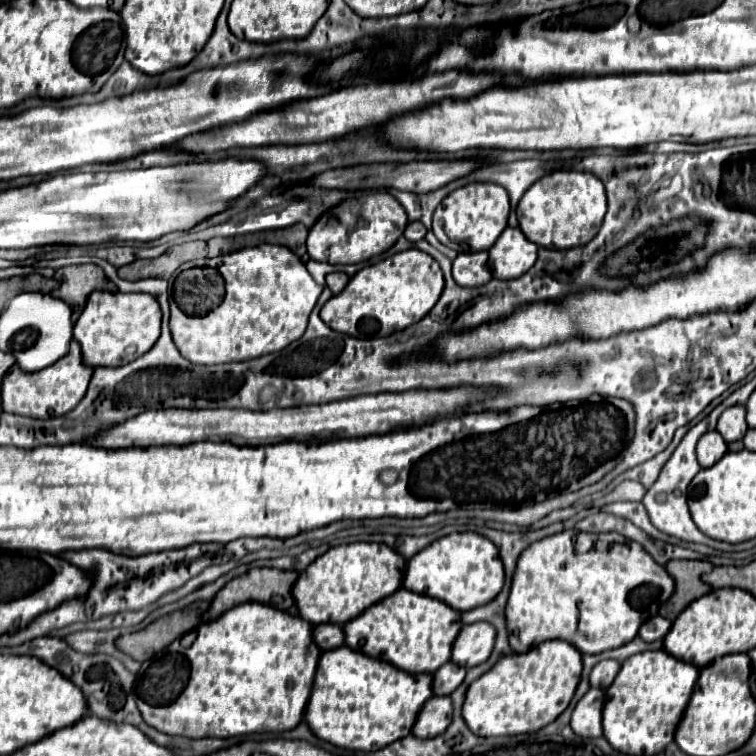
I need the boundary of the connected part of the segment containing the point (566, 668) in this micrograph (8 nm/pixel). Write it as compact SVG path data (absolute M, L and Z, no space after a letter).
M545 641L533 647L531 651L523 655L507 655L499 659L487 673L483 673L479 679L475 679L467 693L463 703L463 719L467 727L479 735L479 737L499 737L499 735L519 735L519 733L531 733L537 731L551 721L555 721L569 705L577 683L581 677L581 655L571 647L567 641Z

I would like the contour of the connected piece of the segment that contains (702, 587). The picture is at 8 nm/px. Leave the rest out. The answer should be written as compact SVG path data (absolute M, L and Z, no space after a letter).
M669 561L665 569L675 579L675 593L659 609L659 615L673 621L693 599L709 593L711 587L701 581L701 573L711 567L713 565L709 561Z

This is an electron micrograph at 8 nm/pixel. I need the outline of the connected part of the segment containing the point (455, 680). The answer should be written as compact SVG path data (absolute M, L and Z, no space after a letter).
M445 663L433 675L431 691L433 691L433 695L451 695L451 691L455 691L463 679L465 679L463 667L455 665L455 663Z

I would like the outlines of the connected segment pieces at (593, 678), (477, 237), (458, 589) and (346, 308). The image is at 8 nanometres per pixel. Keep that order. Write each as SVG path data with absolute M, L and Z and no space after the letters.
M599 661L589 675L589 683L591 687L605 689L613 683L617 673L619 673L619 661Z
M467 183L451 191L443 199L443 203L439 203L433 215L433 233L443 245L459 253L485 251L497 241L497 237L507 227L507 217L509 217L509 195L501 185Z
M467 531L445 535L413 555L407 561L401 585L407 591L439 599L463 613L489 603L489 599L501 591L503 581L503 563L499 559L499 551L495 551L495 545L489 539L483 539L483 535Z
M407 249L401 253L395 253L393 259L383 259L381 263L369 265L355 273L347 287L339 293L333 295L321 309L321 319L339 333L347 333L357 339L373 339L373 337L387 337L395 331L401 331L417 321L421 321L437 303L439 295L443 291L443 273L439 269L439 263L435 259L419 249Z

